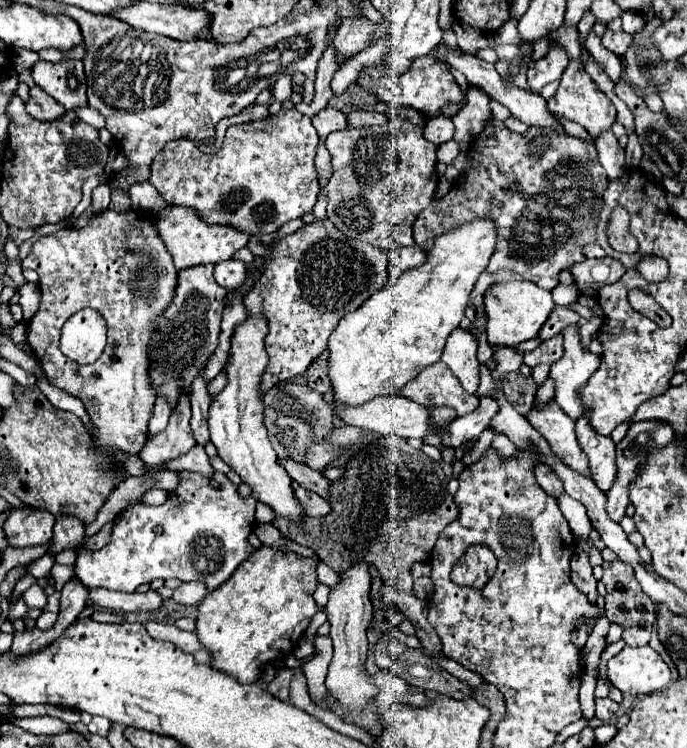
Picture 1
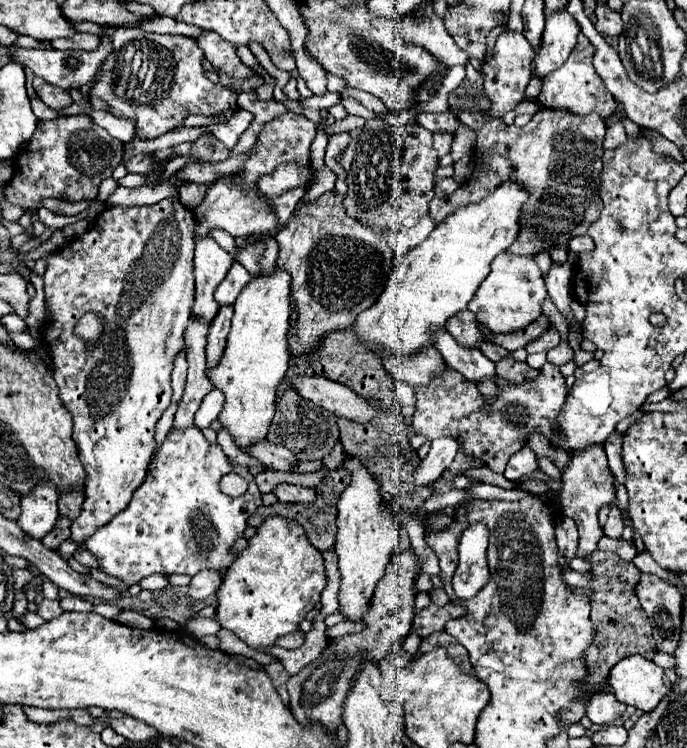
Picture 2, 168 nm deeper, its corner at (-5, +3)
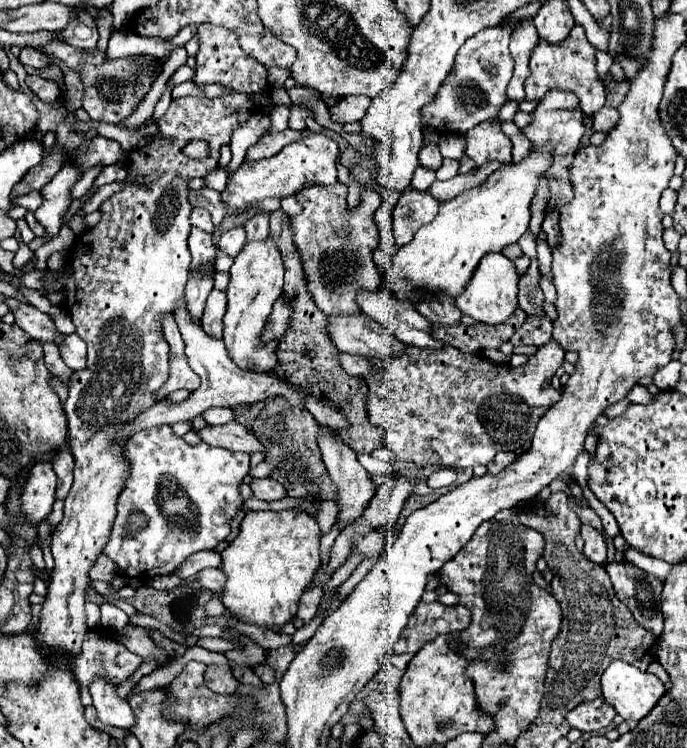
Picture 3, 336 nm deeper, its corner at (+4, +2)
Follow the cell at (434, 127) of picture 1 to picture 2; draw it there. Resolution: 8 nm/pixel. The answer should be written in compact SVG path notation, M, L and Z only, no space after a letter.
M448 132L434 134L434 148L436 148L438 156L446 156L450 152L450 144L452 144L452 134L448 134Z

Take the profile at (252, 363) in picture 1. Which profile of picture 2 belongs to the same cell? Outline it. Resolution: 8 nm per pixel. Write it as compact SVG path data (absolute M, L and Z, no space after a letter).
M274 272L272 276L252 278L234 302L234 318L228 334L226 354L207 376L225 396L223 410L218 416L240 450L250 450L252 444L266 440L274 418L276 390L288 370L288 318L290 318L290 276Z

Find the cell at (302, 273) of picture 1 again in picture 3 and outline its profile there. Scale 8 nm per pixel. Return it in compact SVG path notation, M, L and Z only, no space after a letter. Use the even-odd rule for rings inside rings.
M343 183L313 185L295 197L299 203L303 203L303 213L291 219L295 231L293 243L301 253L307 289L313 293L315 303L323 311L325 307L331 307L331 313L359 313L355 293L361 287L375 289L383 281L377 265L373 263L373 251L379 247L379 229L373 215L381 205L381 197L369 189L363 191L363 203L355 213L347 211L347 187ZM345 225L351 229L351 237L347 239L339 231Z

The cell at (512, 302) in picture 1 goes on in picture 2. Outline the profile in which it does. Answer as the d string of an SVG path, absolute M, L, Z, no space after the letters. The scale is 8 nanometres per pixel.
M502 252L492 262L492 272L476 290L476 296L470 300L468 310L474 312L476 320L490 328L494 334L512 334L526 328L542 314L542 302L546 298L548 290L544 288L544 278L536 262Z

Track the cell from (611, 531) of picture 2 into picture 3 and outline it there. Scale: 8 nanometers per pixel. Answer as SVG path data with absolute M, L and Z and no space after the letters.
M581 525L581 537L585 539L585 549L583 549L583 555L601 565L607 561L607 547L605 547L605 539L599 531L595 531L591 525Z

